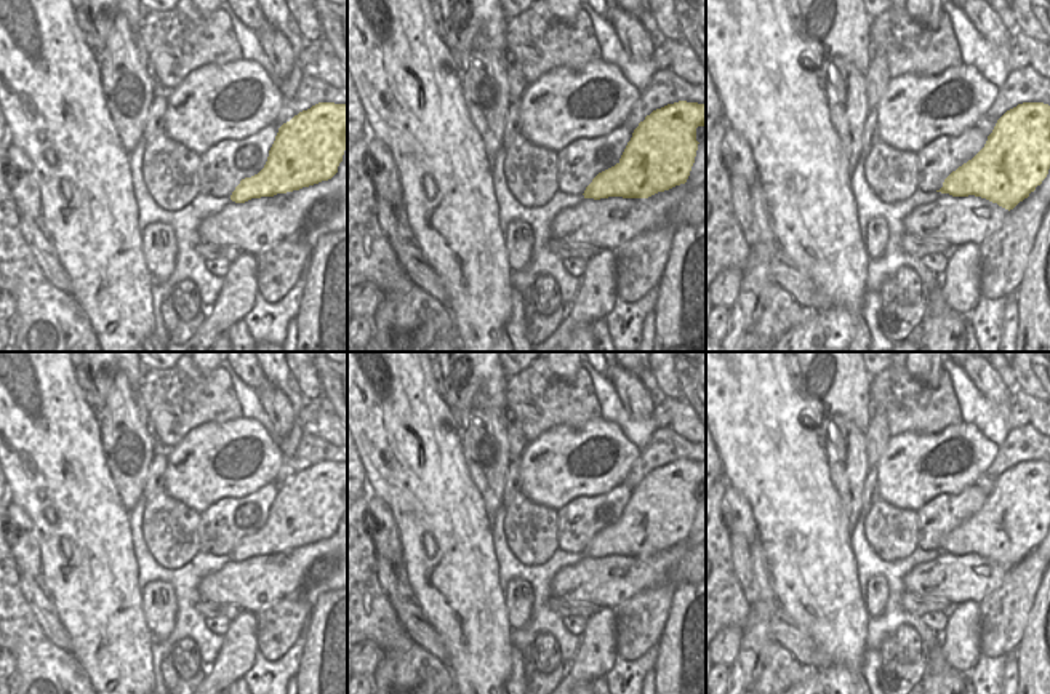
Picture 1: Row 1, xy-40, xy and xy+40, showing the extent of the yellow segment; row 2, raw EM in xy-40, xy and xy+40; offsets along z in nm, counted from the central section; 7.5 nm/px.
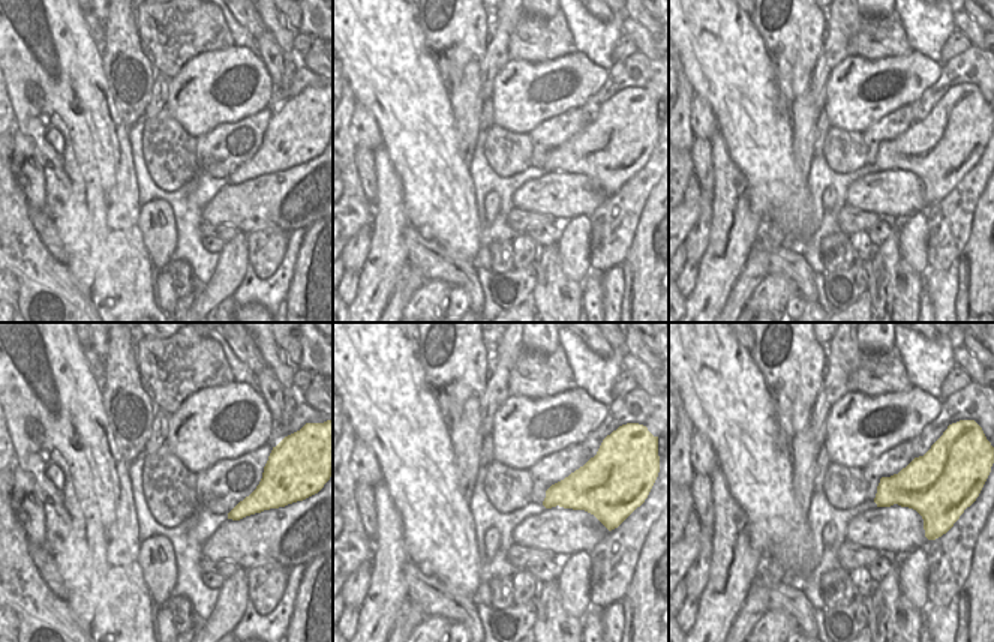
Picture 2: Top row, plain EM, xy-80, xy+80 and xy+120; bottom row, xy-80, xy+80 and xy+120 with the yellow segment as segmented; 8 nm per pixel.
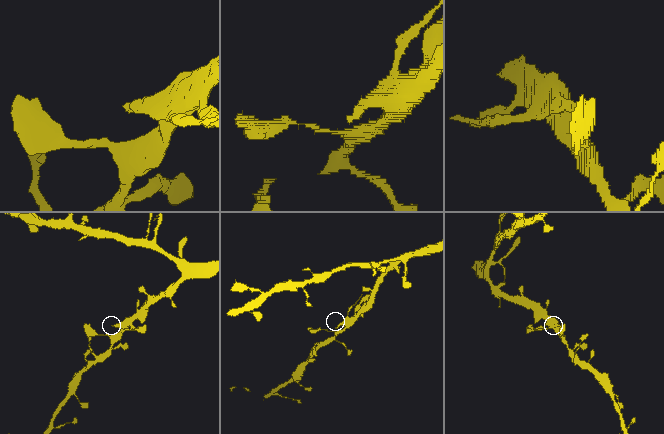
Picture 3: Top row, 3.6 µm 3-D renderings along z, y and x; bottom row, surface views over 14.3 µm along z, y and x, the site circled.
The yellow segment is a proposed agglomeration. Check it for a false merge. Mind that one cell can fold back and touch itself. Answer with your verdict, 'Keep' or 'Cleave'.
Cleave

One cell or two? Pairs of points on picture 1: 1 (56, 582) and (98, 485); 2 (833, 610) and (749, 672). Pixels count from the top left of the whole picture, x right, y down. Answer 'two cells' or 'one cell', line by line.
1: one cell
2: two cells

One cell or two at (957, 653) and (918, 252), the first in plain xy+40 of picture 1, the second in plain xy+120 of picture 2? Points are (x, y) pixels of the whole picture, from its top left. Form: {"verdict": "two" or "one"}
{"verdict": "one"}

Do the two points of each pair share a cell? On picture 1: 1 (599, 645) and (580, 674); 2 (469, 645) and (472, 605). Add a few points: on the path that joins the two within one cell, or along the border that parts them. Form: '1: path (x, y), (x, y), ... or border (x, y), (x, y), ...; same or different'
1: path (597, 651), (586, 667); same
2: path (472, 635), (472, 614); same

